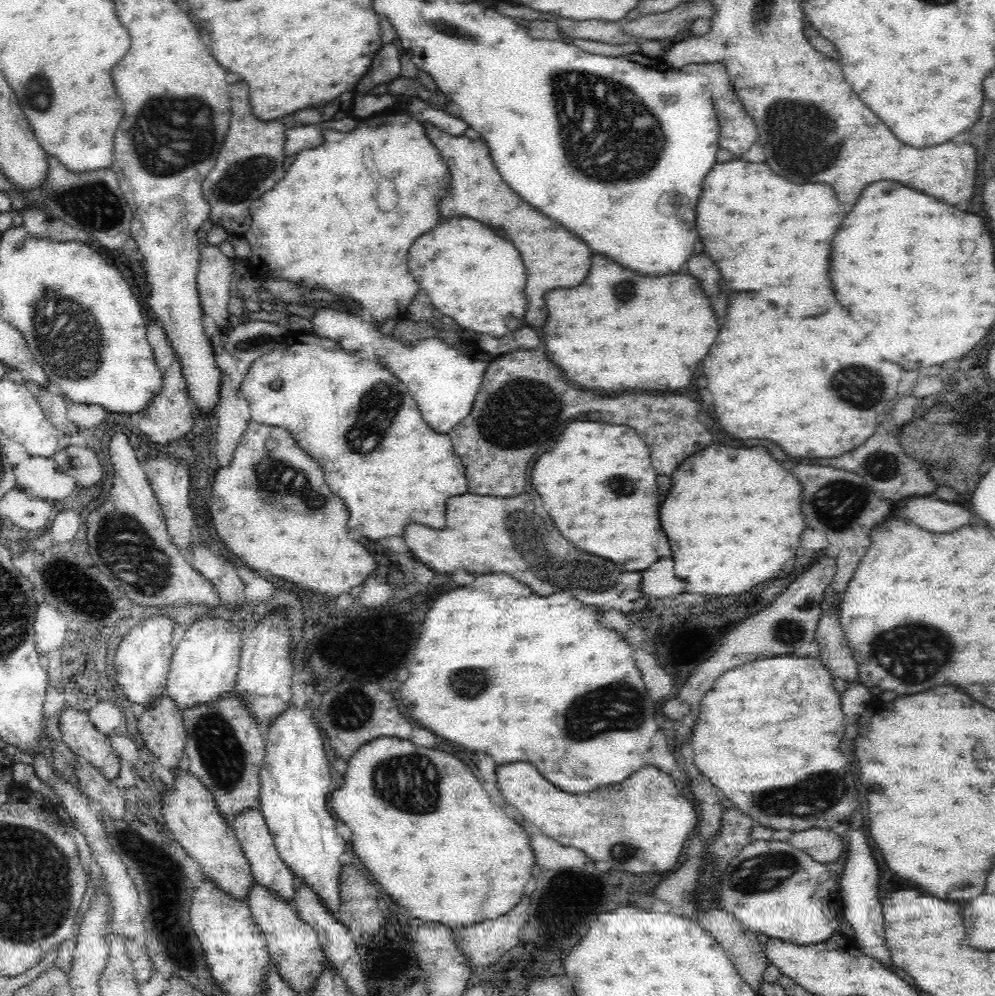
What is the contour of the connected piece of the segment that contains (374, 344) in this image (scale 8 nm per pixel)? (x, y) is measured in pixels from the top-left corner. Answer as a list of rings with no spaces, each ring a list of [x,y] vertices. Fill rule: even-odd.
[[[320,308],[308,319],[312,325],[310,334],[315,339],[336,341],[346,354],[366,353],[370,361],[382,365],[400,382],[404,382],[410,394],[420,404],[423,419],[432,430],[440,433],[450,432],[452,426],[468,416],[484,373],[494,359],[492,355],[480,354],[481,349],[476,346],[452,346],[435,335],[418,338],[414,342],[400,342],[398,338],[382,334],[372,324],[362,322],[360,316],[350,316],[332,308]]]

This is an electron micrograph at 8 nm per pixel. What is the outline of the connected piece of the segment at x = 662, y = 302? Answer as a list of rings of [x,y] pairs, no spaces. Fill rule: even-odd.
[[[594,256],[592,270],[580,286],[554,290],[544,298],[548,304],[548,336],[544,338],[546,354],[564,372],[568,382],[586,388],[614,392],[632,388],[660,392],[684,388],[692,382],[696,368],[718,336],[718,320],[710,308],[710,300],[702,288],[698,288],[698,280],[690,274],[640,276],[622,268],[612,258]]]

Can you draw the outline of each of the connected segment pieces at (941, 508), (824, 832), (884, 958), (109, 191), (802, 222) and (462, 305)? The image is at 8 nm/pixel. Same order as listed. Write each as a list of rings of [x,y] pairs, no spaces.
[[[913,498],[900,504],[900,516],[930,532],[950,532],[970,522],[970,512],[946,498]]]
[[[820,827],[793,833],[789,843],[798,850],[807,852],[816,862],[824,864],[836,862],[844,852],[840,835],[835,834],[832,829]]]
[[[848,829],[848,862],[839,882],[839,895],[843,906],[843,927],[849,934],[851,943],[858,947],[864,955],[876,959],[882,966],[892,970],[892,955],[884,936],[884,920],[882,920],[882,902],[878,900],[878,866],[872,858],[866,834],[861,830]]]
[[[46,153],[48,170],[38,186],[42,194],[42,208],[54,216],[62,218],[66,224],[76,226],[78,230],[86,230],[96,236],[98,246],[120,248],[131,236],[133,213],[124,194],[118,186],[116,174],[110,168],[96,168],[88,172],[72,172],[60,164],[58,158]]]
[[[732,160],[732,162],[726,162],[726,164],[716,164],[706,182],[704,182],[704,188],[702,188],[702,196],[700,196],[700,202],[698,202],[698,232],[704,242],[704,250],[706,254],[718,264],[720,268],[720,274],[724,276],[726,284],[730,290],[736,290],[736,292],[764,292],[768,290],[768,298],[772,298],[772,302],[778,306],[778,308],[784,308],[788,314],[792,316],[818,316],[818,314],[824,314],[824,310],[828,308],[828,296],[832,296],[832,282],[830,282],[830,276],[828,276],[828,266],[830,266],[830,244],[832,244],[832,238],[834,234],[840,230],[840,224],[844,220],[844,216],[848,214],[846,208],[842,208],[842,204],[836,200],[836,194],[834,190],[828,186],[828,184],[794,184],[794,182],[788,182],[784,178],[780,178],[778,174],[774,174],[766,164],[750,164],[750,162],[744,162],[744,160]]]
[[[452,218],[440,222],[428,234],[420,236],[408,254],[408,268],[418,280],[420,288],[428,292],[430,302],[444,316],[450,316],[460,329],[470,334],[480,333],[500,338],[524,326],[524,314],[528,300],[524,296],[526,288],[526,268],[520,252],[508,240],[498,238],[490,228],[482,226],[472,218]]]

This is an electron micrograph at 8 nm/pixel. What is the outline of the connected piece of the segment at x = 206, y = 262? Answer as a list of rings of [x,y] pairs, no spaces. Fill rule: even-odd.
[[[207,244],[200,248],[196,282],[202,310],[212,316],[222,332],[228,324],[228,299],[233,288],[230,262],[218,245]]]

